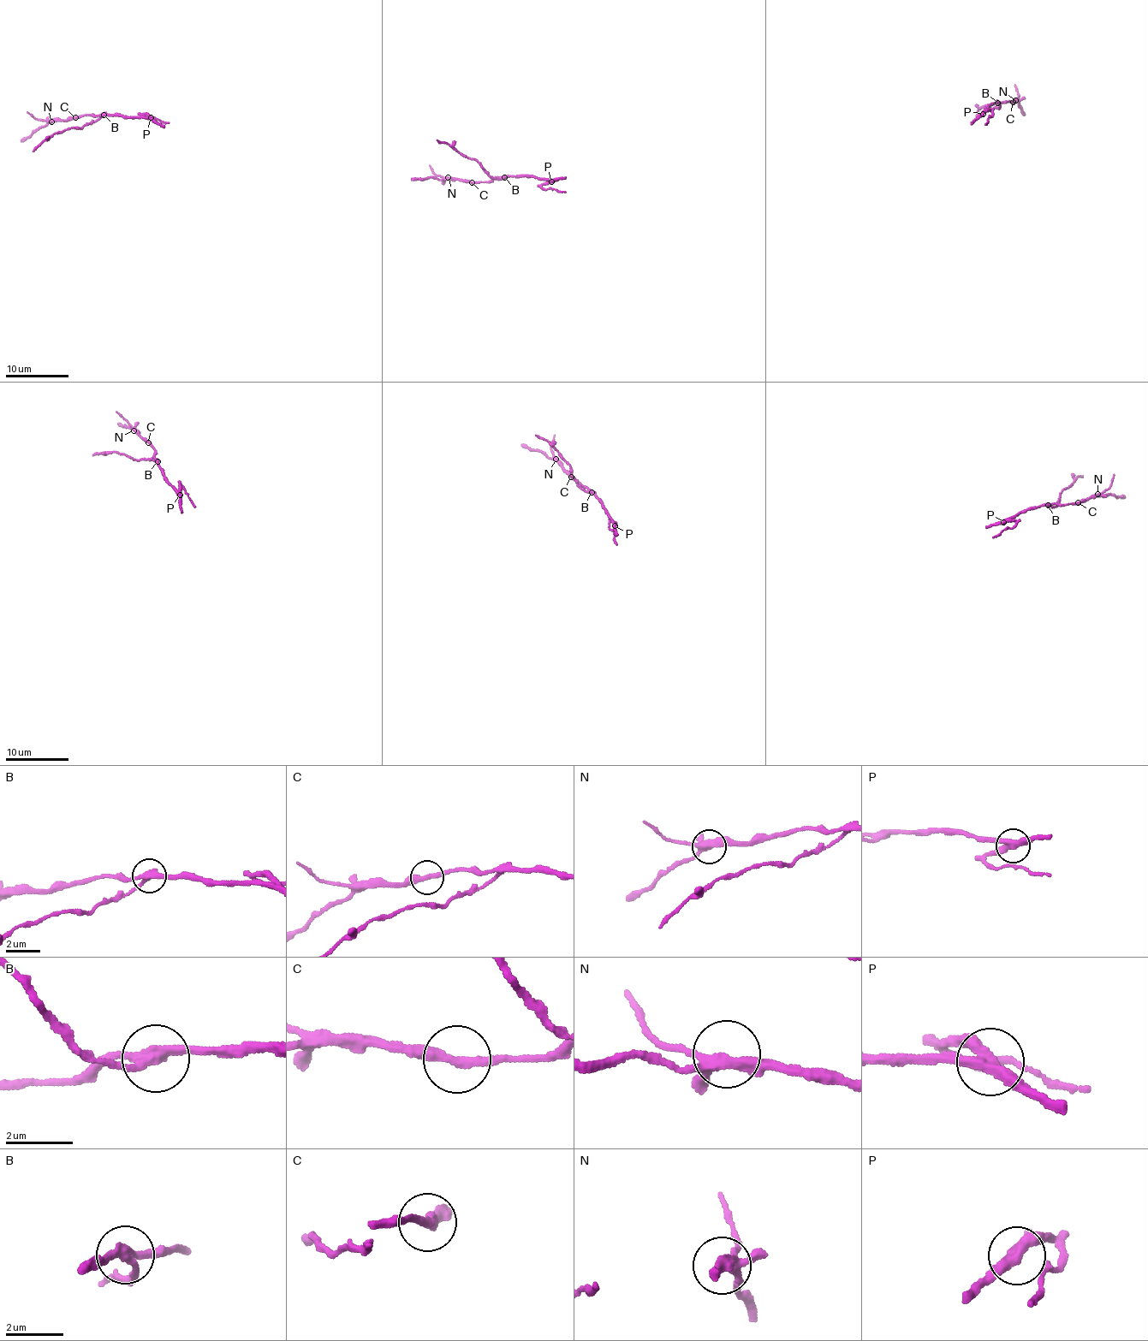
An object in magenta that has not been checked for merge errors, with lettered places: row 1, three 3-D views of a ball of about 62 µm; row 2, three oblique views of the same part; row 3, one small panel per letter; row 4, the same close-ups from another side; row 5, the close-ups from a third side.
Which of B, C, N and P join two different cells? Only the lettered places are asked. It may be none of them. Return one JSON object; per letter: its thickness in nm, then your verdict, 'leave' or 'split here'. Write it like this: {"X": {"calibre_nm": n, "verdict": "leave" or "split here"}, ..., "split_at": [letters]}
{"B": {"calibre_nm": 280, "verdict": "split here"}, "C": {"calibre_nm": 300, "verdict": "leave"}, "N": {"calibre_nm": 340, "verdict": "leave"}, "P": {"calibre_nm": 340, "verdict": "split here"}, "split_at": ["B", "P"]}

